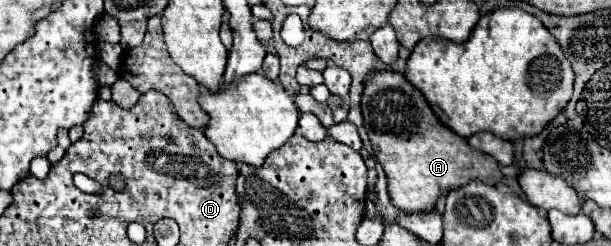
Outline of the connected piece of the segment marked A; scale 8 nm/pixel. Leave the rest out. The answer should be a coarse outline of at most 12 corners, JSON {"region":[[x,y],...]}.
{"region":[[391,70],[369,76],[363,120],[391,202],[431,212],[499,164],[439,122]]}

